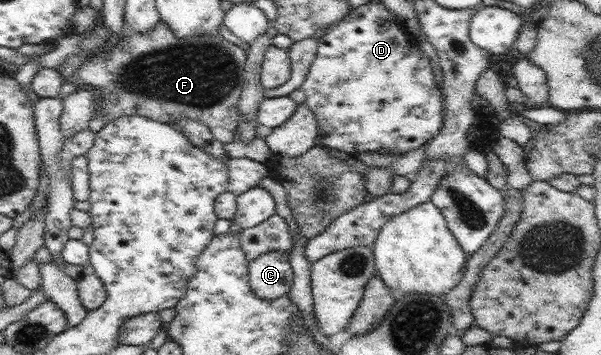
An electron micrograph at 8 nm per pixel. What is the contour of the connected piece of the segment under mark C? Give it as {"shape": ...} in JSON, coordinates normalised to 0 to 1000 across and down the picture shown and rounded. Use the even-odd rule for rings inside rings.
{"shape":[[[451,707],[413,738],[416,811],[428,837],[463,842],[479,831],[489,794],[483,710]]]}

